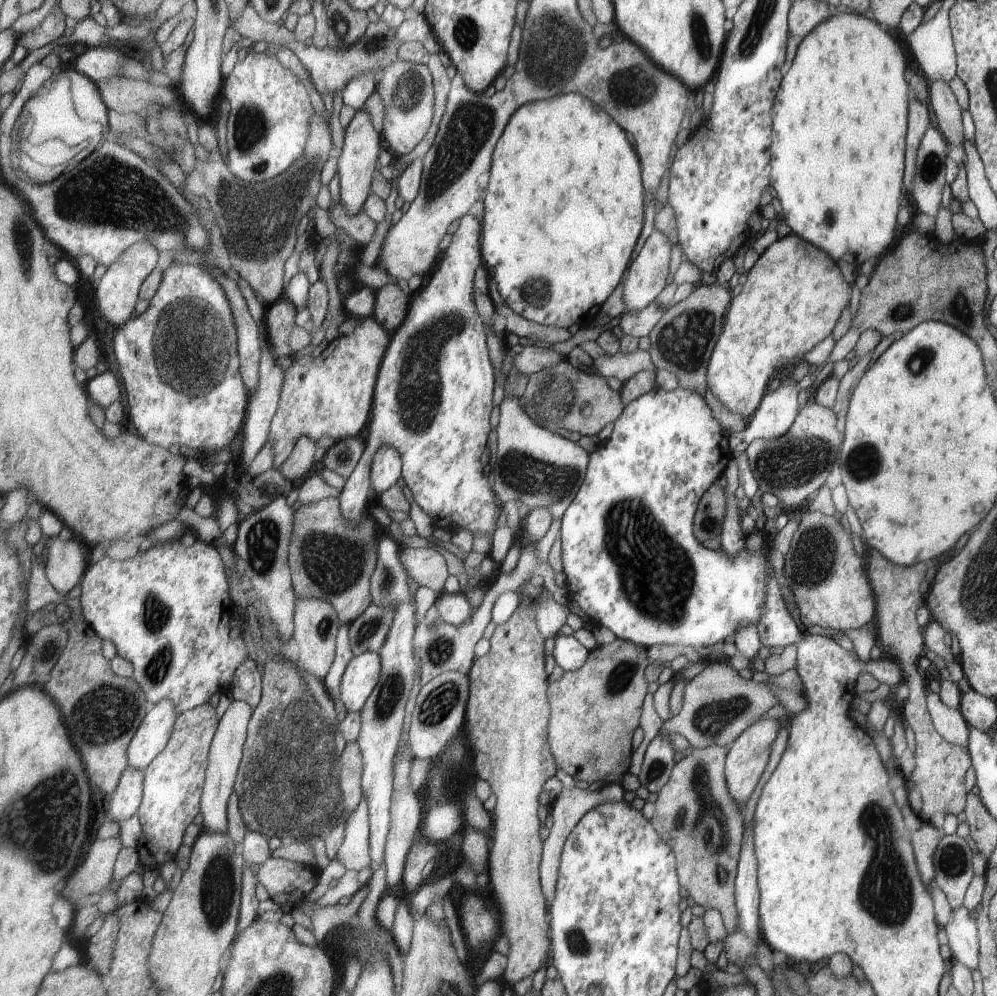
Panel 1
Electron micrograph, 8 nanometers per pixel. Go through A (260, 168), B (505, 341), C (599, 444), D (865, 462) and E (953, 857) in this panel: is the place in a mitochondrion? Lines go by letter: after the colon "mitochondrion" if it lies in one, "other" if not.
A: mitochondrion
B: other
C: other
D: mitochondrion
E: mitochondrion

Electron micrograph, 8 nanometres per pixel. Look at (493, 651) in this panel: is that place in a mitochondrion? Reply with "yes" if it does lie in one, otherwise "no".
no

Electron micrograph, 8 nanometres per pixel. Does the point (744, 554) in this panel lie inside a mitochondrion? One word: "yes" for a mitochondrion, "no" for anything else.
no

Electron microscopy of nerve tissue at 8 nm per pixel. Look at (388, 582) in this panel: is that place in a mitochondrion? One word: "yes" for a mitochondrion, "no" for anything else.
yes

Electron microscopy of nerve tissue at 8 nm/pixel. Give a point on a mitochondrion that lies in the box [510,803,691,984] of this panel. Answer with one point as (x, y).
(578, 944)

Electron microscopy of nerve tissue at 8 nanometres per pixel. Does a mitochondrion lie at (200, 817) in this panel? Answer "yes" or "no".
no

